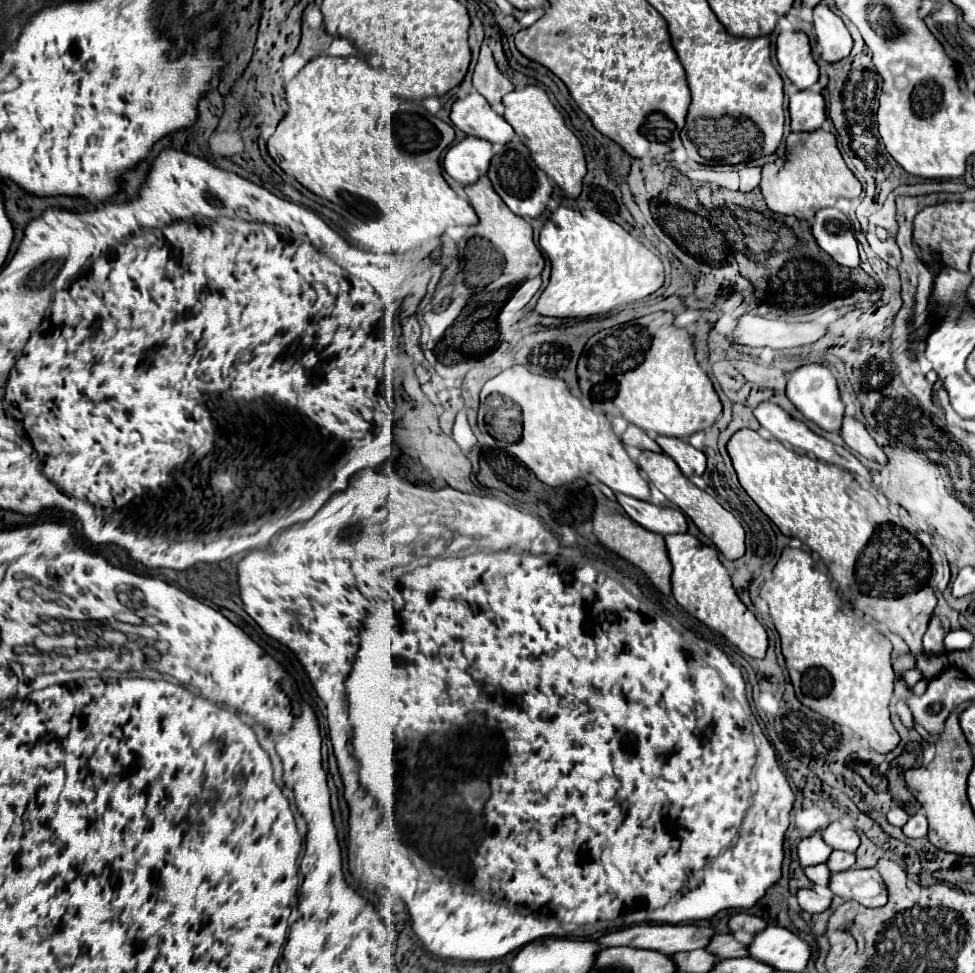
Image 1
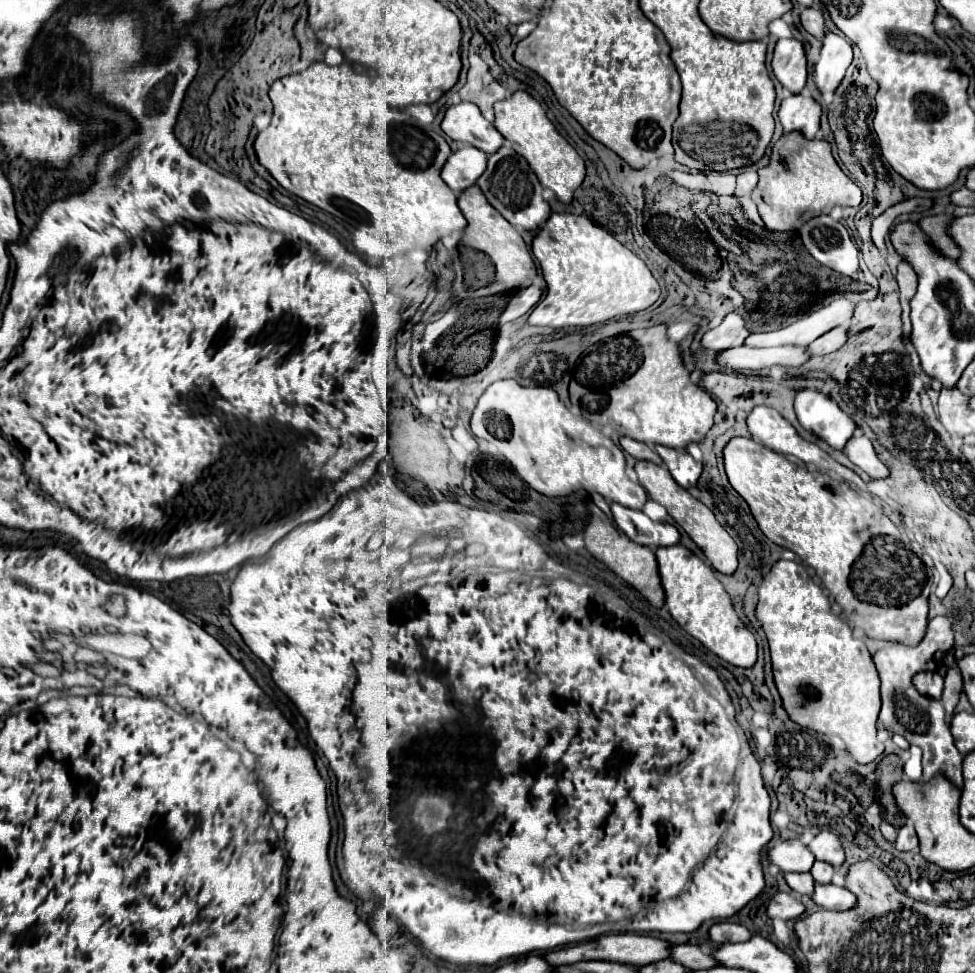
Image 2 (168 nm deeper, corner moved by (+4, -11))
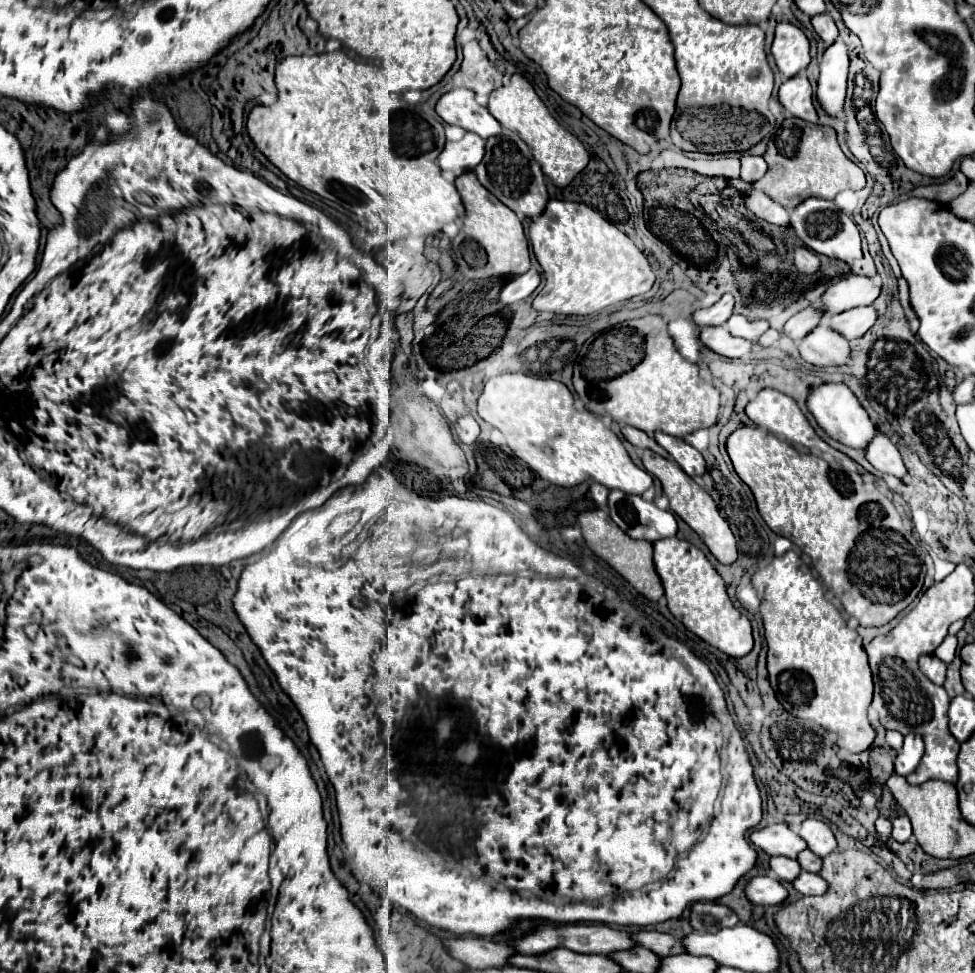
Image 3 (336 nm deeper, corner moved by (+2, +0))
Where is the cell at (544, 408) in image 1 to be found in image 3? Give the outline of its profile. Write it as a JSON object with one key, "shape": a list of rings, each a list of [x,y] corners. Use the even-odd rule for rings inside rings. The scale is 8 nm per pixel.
{"shape":[[[504,373],[488,379],[478,399],[480,417],[500,429],[513,455],[526,461],[542,479],[560,487],[590,481],[642,495],[652,485],[652,475],[632,463],[622,441],[612,429],[604,427],[598,415],[576,408],[586,407],[579,398],[572,397],[564,383],[524,373]]]}

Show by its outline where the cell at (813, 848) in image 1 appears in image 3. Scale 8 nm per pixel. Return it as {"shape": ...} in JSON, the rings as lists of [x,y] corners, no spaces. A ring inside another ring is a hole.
{"shape":[[[786,823],[766,825],[764,829],[756,829],[750,833],[750,841],[766,855],[784,855],[790,859],[796,859],[796,855],[806,849],[804,839],[800,839],[800,835],[790,831]]]}

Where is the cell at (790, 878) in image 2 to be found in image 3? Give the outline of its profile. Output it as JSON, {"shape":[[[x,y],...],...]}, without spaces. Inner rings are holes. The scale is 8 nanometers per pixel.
{"shape":[[[770,857],[770,869],[778,875],[778,879],[782,881],[792,881],[796,879],[800,865],[796,859],[788,859],[788,857]]]}

